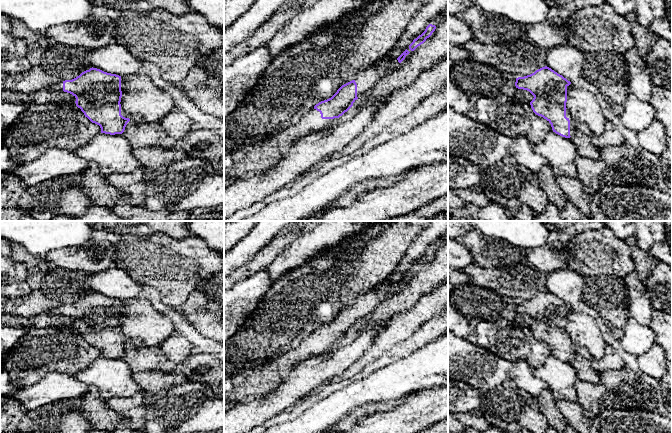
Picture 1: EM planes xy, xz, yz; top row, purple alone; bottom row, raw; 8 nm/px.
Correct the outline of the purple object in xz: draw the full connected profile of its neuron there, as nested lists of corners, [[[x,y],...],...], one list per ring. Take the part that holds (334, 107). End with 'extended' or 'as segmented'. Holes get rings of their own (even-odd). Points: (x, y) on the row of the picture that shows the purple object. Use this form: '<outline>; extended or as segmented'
[[[355,80],[342,85],[331,98],[316,104],[314,108],[307,112],[294,126],[266,138],[265,142],[260,147],[261,153],[263,154],[263,161],[265,163],[277,164],[289,152],[294,143],[307,134],[322,131],[331,127],[338,118],[353,106],[353,103],[357,99],[357,84]]]; extended

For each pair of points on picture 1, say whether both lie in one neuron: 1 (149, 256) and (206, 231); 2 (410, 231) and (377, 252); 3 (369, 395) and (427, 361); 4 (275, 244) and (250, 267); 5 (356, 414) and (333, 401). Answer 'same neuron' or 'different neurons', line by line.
1: different neurons
2: same neuron
3: same neuron
4: same neuron
5: different neurons

